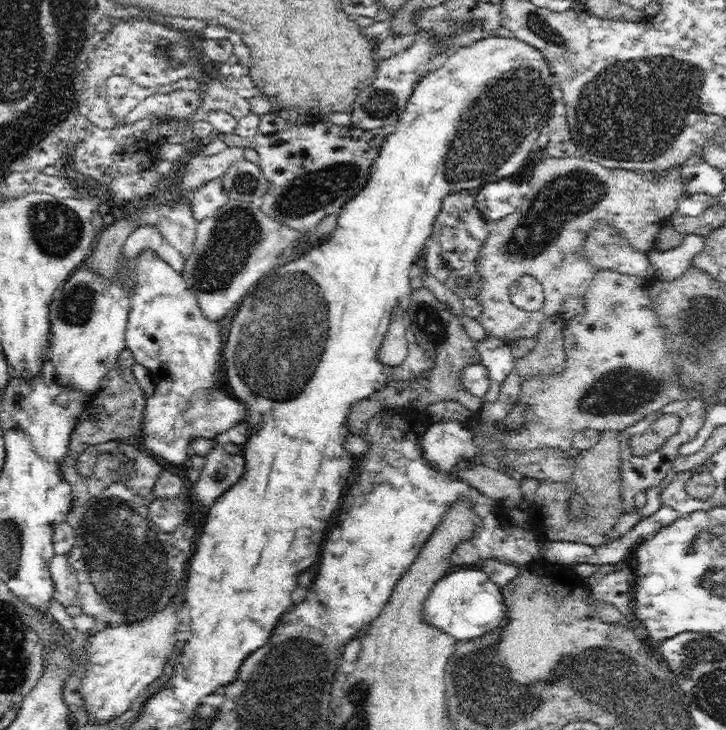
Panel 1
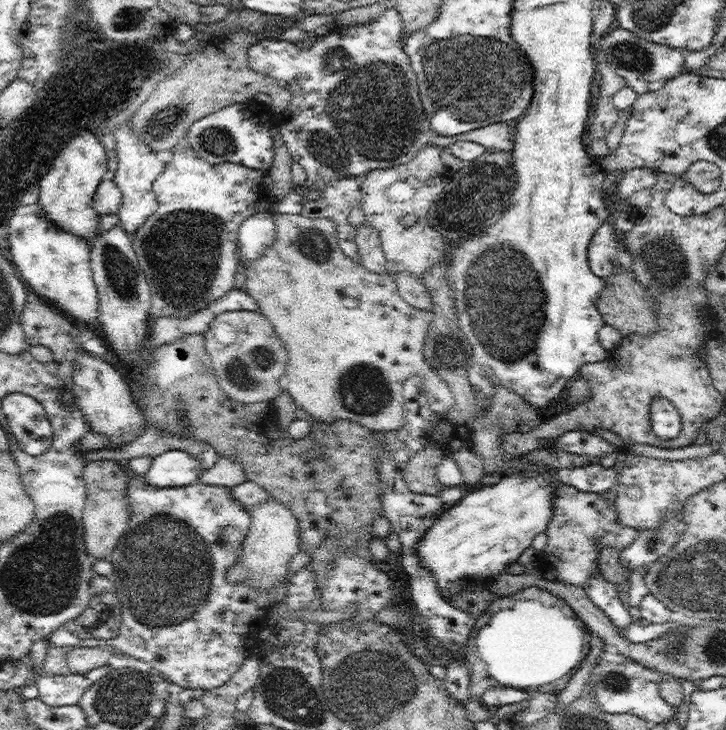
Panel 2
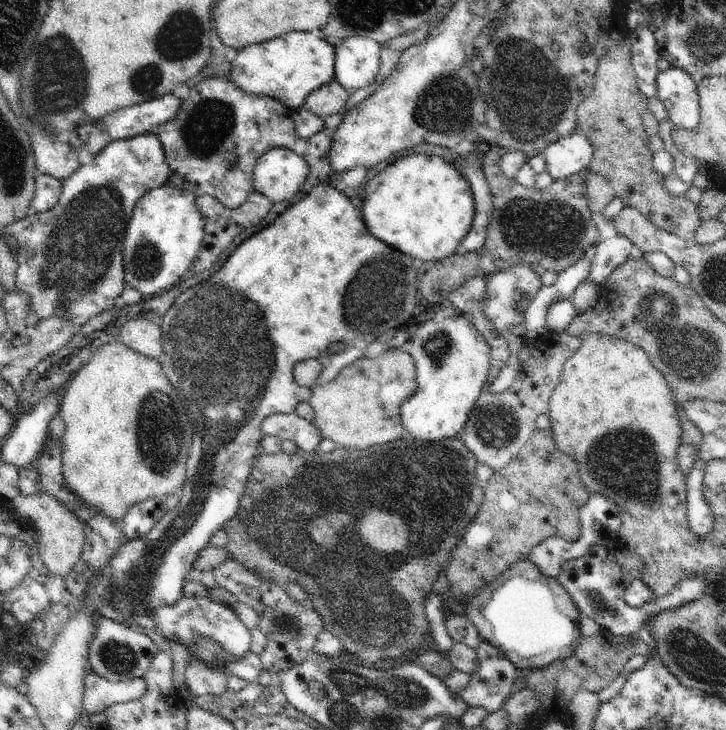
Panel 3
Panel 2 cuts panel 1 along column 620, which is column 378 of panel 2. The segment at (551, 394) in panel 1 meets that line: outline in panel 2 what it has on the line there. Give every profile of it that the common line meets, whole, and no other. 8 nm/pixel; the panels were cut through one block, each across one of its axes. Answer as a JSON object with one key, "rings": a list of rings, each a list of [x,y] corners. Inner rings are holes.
{"rings":[[[274,212],[274,222],[276,225],[276,236],[274,242],[264,249],[261,257],[255,258],[256,262],[250,262],[246,266],[246,289],[247,293],[256,304],[262,313],[274,327],[274,331],[284,341],[284,347],[287,350],[289,361],[287,362],[286,374],[284,376],[284,389],[290,394],[294,403],[299,409],[300,414],[305,415],[311,420],[320,422],[332,422],[338,419],[349,420],[360,423],[362,426],[369,428],[372,431],[391,431],[399,429],[403,423],[403,384],[410,376],[419,376],[425,386],[427,402],[432,410],[432,413],[448,414],[450,410],[456,408],[456,400],[450,387],[442,373],[436,372],[434,367],[431,367],[423,357],[425,342],[428,339],[428,327],[435,318],[432,311],[416,310],[410,304],[402,300],[398,292],[395,276],[390,274],[372,273],[364,268],[361,264],[352,262],[349,256],[344,254],[337,241],[337,226],[330,217],[308,218],[299,214],[281,214]]]}

